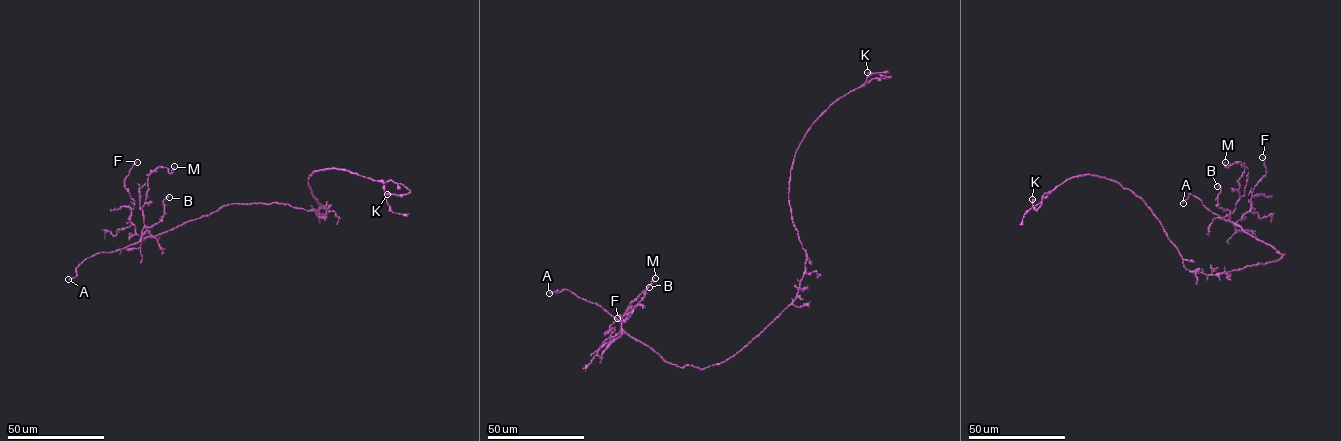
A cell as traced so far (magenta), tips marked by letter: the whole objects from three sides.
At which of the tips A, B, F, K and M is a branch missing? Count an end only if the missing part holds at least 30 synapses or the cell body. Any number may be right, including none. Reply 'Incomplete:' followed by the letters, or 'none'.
Incomplete: A, K

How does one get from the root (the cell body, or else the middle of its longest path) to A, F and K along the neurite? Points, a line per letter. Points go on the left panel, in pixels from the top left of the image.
A: (308, 211), (282, 203), (225, 205), (209, 215), (121, 249), (88, 257), (76, 268), (76, 275), (68, 279)
F: (308, 211), (282, 203), (226, 204), (141, 239), (130, 220), (134, 202), (125, 185), (137, 162)
K: (308, 211), (326, 217), (308, 183), (310, 175), (321, 170), (391, 180), (410, 191), (387, 194)

